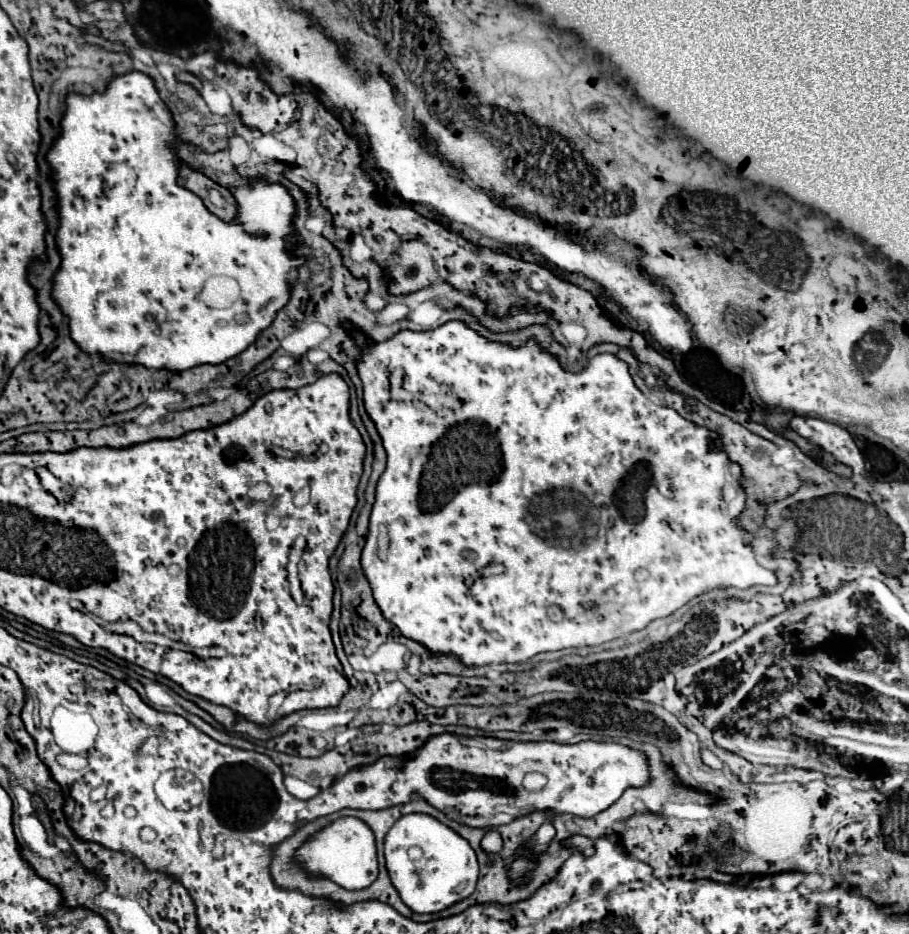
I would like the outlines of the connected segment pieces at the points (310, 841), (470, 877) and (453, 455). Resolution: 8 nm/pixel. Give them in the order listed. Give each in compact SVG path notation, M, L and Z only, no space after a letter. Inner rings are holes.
M337 818L325 828L311 834L293 856L293 862L305 870L311 878L329 878L345 890L361 890L375 882L377 878L377 848L375 836L359 818Z
M405 814L391 826L391 830L385 836L385 866L401 900L413 912L419 912L419 914L441 912L447 906L471 896L471 892L475 890L475 882L477 882L477 858L469 842L427 814ZM413 846L419 846L423 850L423 856L419 860L411 860L407 854L409 848Z
M447 322L435 330L429 330L429 332L409 332L409 330L403 330L403 332L397 332L391 340L387 342L379 342L379 344L373 344L369 350L365 350L363 346L363 358L361 362L357 362L357 368L359 368L359 378L363 382L363 404L365 404L365 412L369 414L369 418L375 422L375 428L383 440L383 448L387 452L387 470L381 478L381 484L389 486L389 488L399 488L399 486L405 486L405 492L377 492L375 494L375 504L373 504L373 512L371 512L371 524L369 524L369 534L367 534L367 544L363 548L363 556L361 556L361 564L363 564L363 570L365 570L365 576L371 584L371 590L373 590L373 596L375 596L375 602L377 606L381 608L383 616L395 624L407 638L413 638L421 644L425 644L431 652L443 652L443 654L455 654L461 658L461 662L465 662L467 666L483 666L483 664L493 664L493 662L525 662L529 660L531 656L535 656L537 652L545 652L545 650L561 650L561 648L581 648L581 646L597 646L597 644L603 644L607 640L613 640L617 636L621 636L623 630L641 630L645 628L651 620L655 618L663 618L663 616L669 616L671 612L675 612L677 608L681 608L683 604L687 604L691 598L699 596L701 592L707 592L715 586L733 586L733 588L749 588L753 584L765 584L765 586L773 586L777 584L777 578L773 572L761 568L755 558L753 558L753 552L747 544L743 544L745 540L749 540L749 536L739 530L735 524L733 524L733 518L743 510L743 504L745 504L745 492L741 490L739 486L739 478L741 478L741 468L733 462L727 460L727 454L725 452L711 452L709 450L709 444L711 440L715 438L713 432L709 432L707 428L695 428L691 422L687 422L685 418L681 418L675 410L671 408L665 408L653 400L649 400L643 392L639 392L631 380L631 374L627 370L627 364L617 360L613 354L599 354L595 356L587 368L583 368L581 372L573 374L573 372L565 372L559 362L555 360L555 356L547 354L547 352L541 352L539 346L535 342L527 342L525 346L521 348L511 348L511 346L505 346L505 344L497 344L497 342L487 342L485 338L481 338L479 334L475 334L473 330L469 330L463 322ZM489 452L501 452L501 454L493 454L495 458L499 458L499 464L495 464L495 468L491 468L493 464L489 464L491 460L491 454ZM385 524L387 528L387 534L389 534L389 546L387 546L387 552L381 556L379 554L379 528ZM487 564L503 564L507 570L499 576L481 576L479 570L485 568ZM467 578L475 578L471 584L465 584Z

